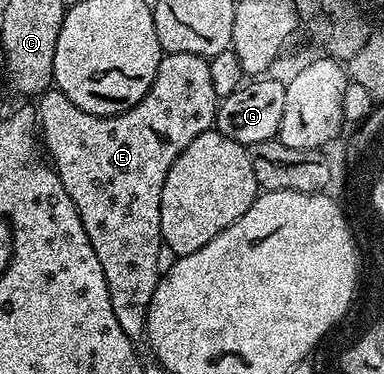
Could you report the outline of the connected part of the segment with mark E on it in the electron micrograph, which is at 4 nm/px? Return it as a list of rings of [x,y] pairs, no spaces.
[[[195,53],[162,54],[151,89],[134,107],[119,115],[98,117],[87,113],[56,89],[44,92],[36,100],[35,123],[39,128],[40,142],[41,139],[45,142],[45,147],[53,158],[51,166],[61,178],[63,189],[67,189],[79,213],[83,229],[91,241],[91,249],[95,249],[95,257],[99,257],[99,265],[103,265],[111,297],[111,309],[115,309],[119,325],[131,337],[140,336],[144,332],[145,318],[151,305],[151,297],[155,293],[159,268],[162,266],[163,181],[167,181],[167,173],[175,157],[179,157],[179,153],[183,153],[183,149],[187,149],[187,145],[191,145],[191,141],[195,141],[199,133],[214,126],[218,106],[217,94],[211,86],[209,59]]]

